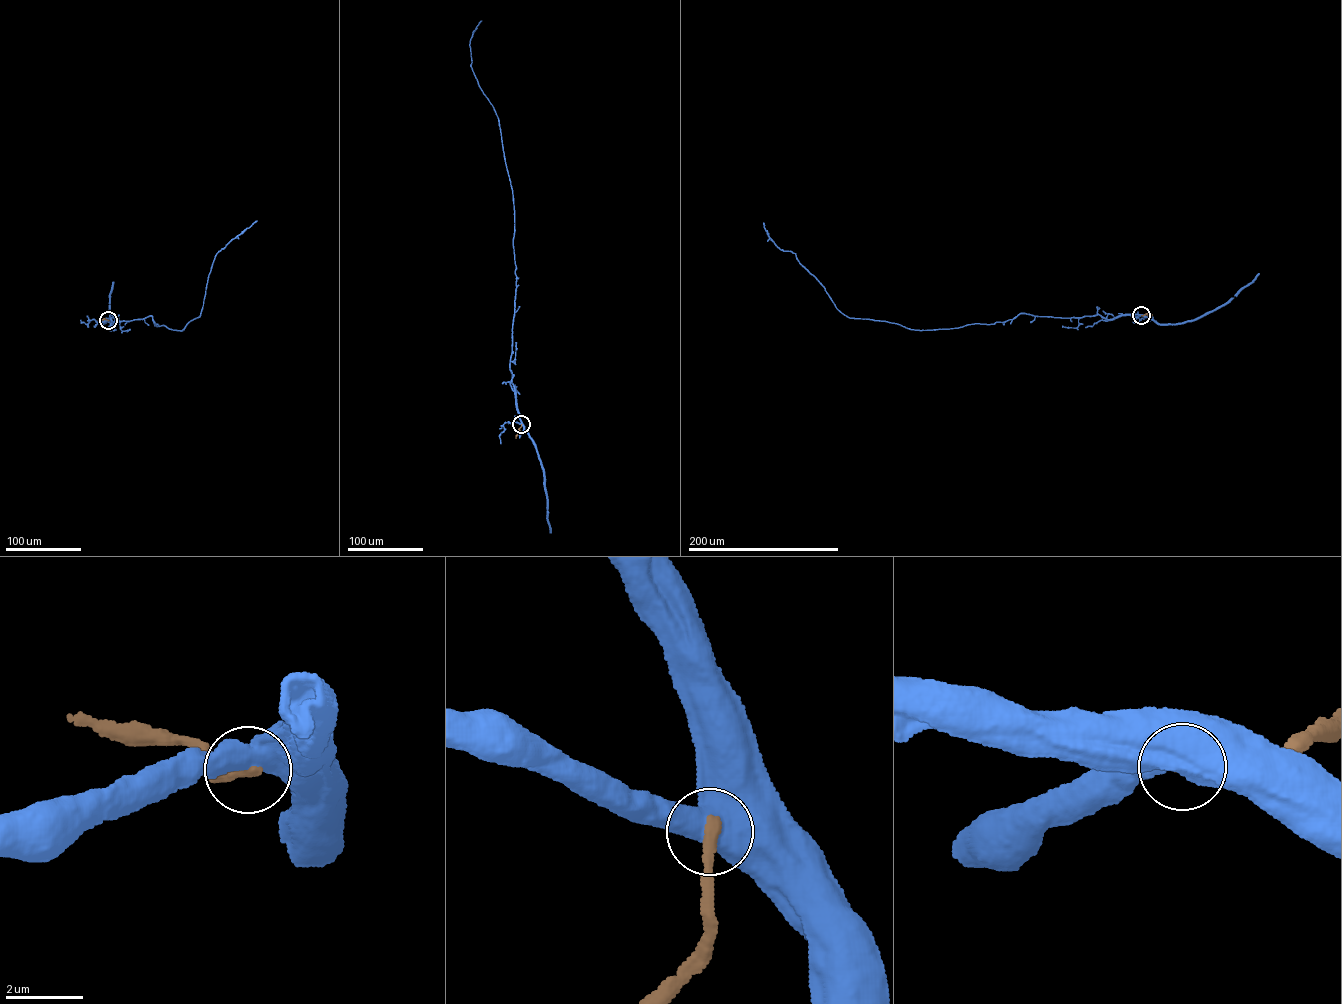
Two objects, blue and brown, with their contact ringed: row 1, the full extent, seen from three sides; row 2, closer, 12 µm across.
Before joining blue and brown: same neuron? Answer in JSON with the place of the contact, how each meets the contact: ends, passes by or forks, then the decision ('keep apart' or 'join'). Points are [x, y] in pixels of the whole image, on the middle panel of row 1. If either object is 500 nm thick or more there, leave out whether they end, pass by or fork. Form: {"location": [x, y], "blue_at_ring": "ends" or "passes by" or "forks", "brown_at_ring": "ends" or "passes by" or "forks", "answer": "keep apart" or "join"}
{"location": [521, 424], "answer": "keep apart"}

